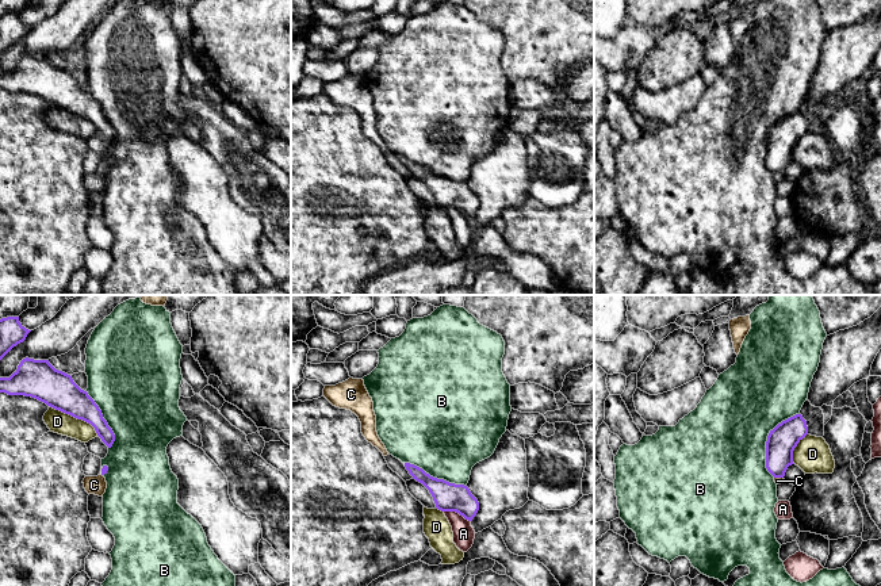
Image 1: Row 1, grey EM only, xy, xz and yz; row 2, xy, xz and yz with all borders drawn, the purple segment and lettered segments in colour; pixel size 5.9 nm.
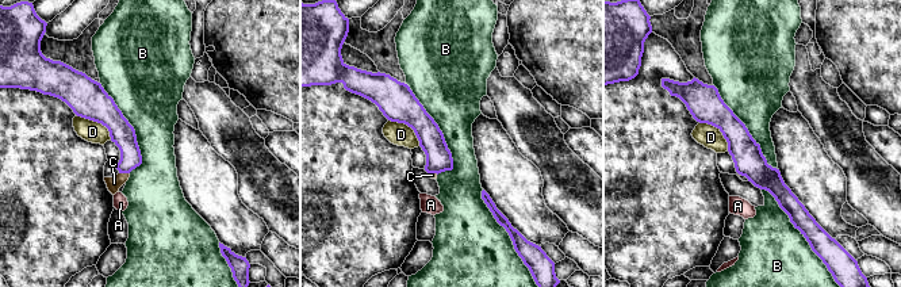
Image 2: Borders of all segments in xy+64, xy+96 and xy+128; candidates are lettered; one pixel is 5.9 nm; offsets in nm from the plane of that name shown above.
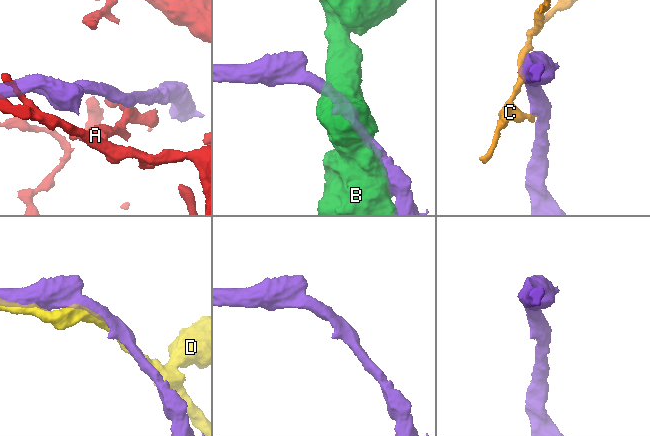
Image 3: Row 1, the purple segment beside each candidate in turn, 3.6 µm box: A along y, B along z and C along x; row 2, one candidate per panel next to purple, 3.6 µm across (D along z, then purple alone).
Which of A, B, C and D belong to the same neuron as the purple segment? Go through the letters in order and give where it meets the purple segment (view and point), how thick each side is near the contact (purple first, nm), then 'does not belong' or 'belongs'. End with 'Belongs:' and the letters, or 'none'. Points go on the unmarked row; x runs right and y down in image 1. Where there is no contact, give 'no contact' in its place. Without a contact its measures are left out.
A: xz (458, 209) | 180/130 nm | does not belong
B: yz (767, 137) | 180/480 nm | does not belong
C: yz (778, 173) | 180/40 nm | does not belong
D: xy (75, 114) | 220/130 nm | does not belong
Belongs: none

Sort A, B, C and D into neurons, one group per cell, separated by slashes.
A / B / C / D

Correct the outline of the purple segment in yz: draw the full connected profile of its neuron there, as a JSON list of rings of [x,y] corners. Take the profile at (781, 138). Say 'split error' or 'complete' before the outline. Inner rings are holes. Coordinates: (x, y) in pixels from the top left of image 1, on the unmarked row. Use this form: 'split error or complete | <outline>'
complete | [[[796,111],[770,127],[766,138],[766,165],[774,175],[784,175],[793,160],[793,148],[808,131],[807,118]]]

